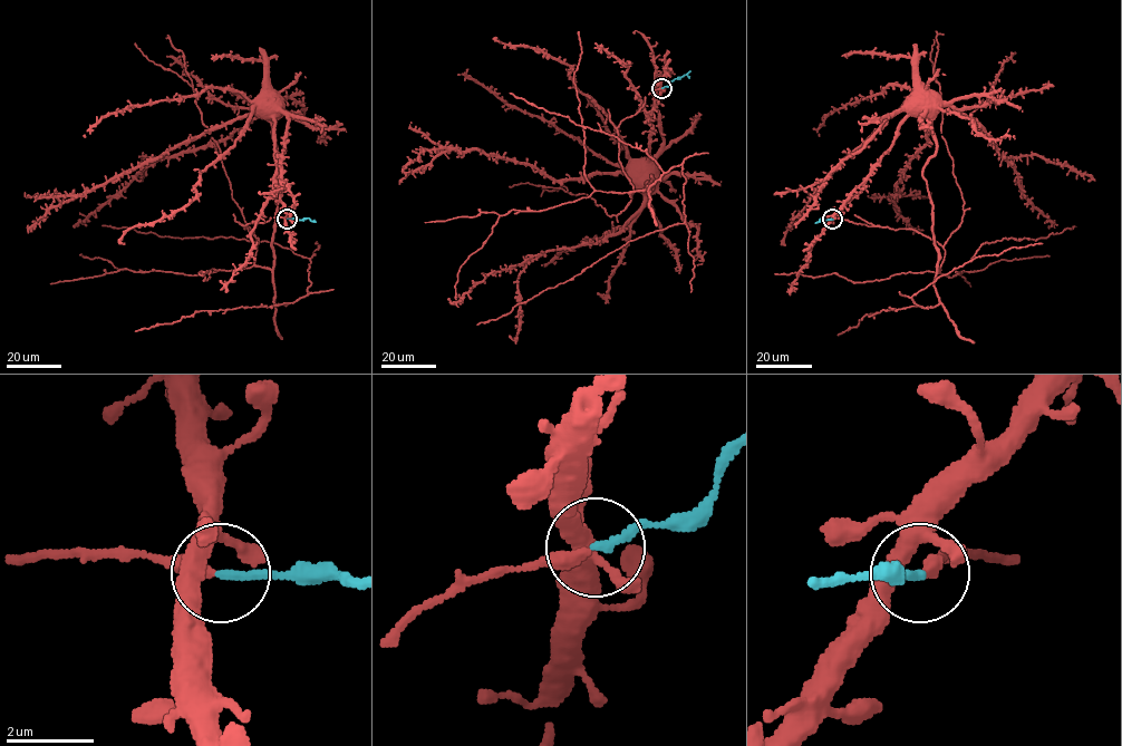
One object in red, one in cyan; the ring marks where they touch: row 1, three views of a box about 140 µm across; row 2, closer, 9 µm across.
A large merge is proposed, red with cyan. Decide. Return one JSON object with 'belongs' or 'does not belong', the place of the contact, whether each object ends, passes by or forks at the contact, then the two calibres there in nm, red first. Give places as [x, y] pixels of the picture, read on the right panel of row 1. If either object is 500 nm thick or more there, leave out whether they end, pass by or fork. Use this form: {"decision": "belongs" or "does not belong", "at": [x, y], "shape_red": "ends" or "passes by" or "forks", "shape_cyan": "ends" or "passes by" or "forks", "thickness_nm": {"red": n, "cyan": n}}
{"decision": "belongs", "at": [832, 219], "shape_red": "forks", "shape_cyan": "ends", "thickness_nm": {"red": 240, "cyan": 190}}

